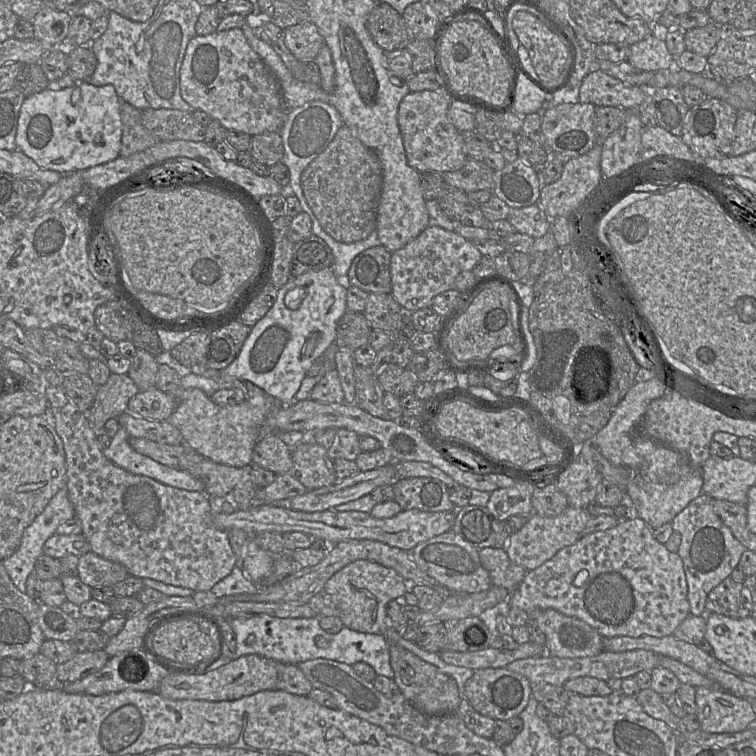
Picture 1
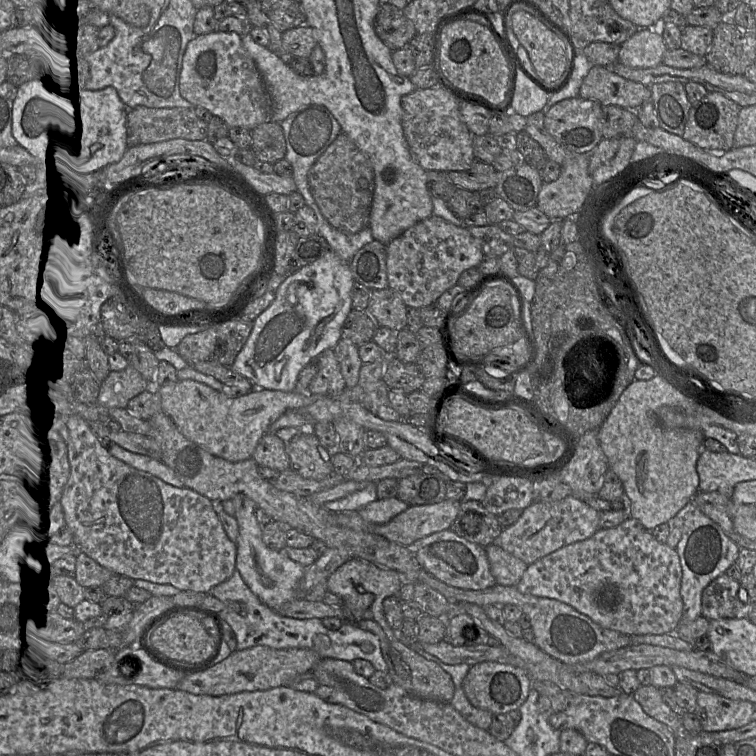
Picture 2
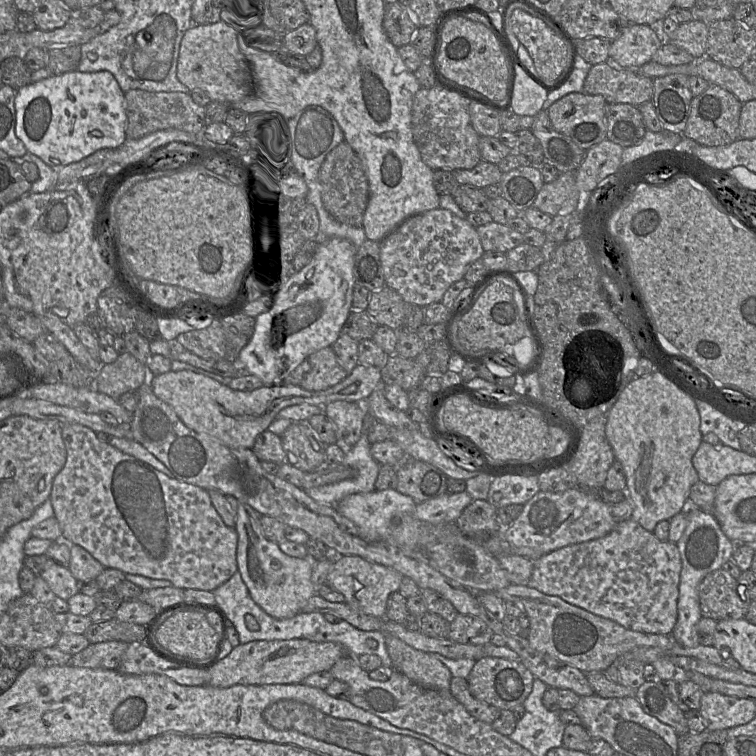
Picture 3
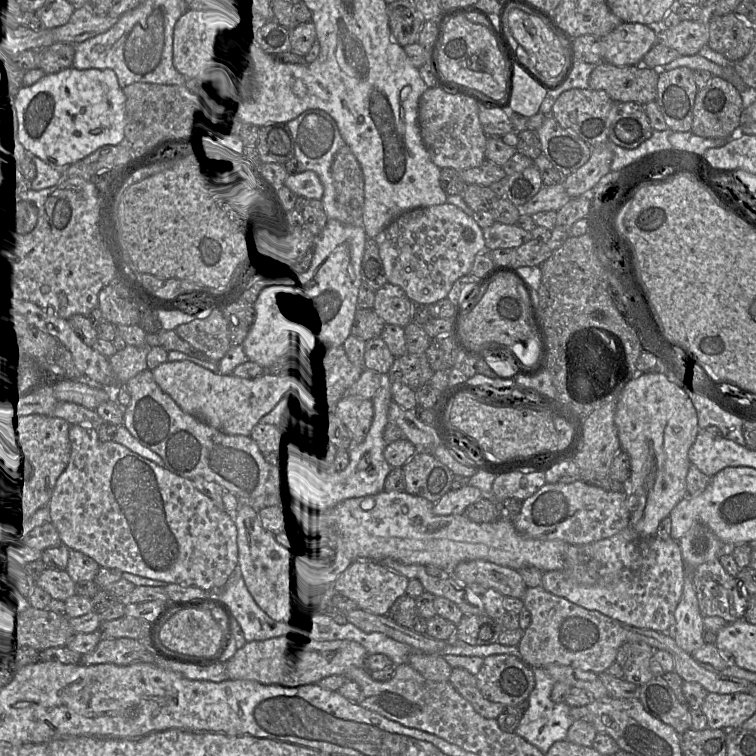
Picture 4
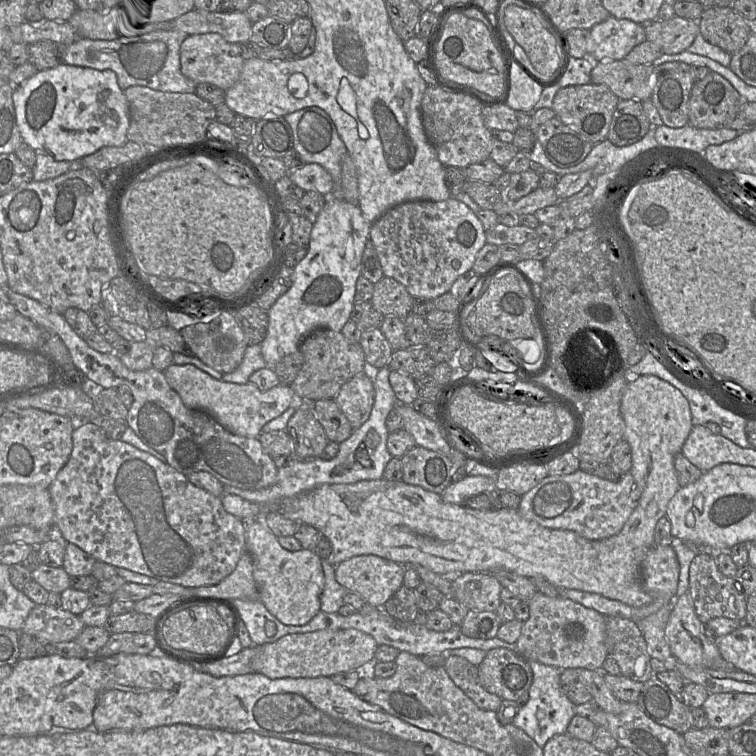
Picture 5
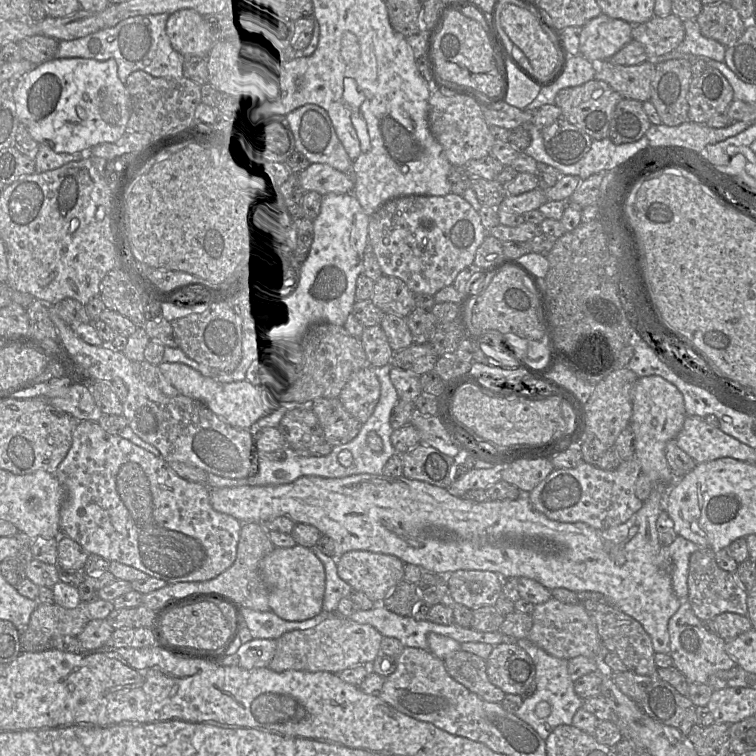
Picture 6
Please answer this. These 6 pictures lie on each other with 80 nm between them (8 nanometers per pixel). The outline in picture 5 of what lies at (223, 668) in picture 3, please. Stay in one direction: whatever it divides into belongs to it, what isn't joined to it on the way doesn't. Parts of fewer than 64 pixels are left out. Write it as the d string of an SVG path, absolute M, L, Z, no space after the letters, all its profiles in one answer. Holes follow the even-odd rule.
M354 628L287 634L275 642L256 646L251 670L272 679L331 677L352 670L366 671L374 662L377 648L371 635Z

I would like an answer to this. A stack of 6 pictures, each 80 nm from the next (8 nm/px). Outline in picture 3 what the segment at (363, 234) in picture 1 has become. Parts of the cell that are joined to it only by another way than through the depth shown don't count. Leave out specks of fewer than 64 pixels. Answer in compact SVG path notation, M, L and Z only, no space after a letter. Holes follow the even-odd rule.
M345 140L339 142L326 155L318 177L321 199L326 211L338 222L361 227L369 197L368 177L363 162Z

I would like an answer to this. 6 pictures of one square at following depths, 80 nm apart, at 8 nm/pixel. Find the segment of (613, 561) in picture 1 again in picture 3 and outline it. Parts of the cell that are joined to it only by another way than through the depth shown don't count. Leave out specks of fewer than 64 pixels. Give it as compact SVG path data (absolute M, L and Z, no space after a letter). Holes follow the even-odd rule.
M627 519L604 537L571 544L533 560L527 586L559 596L627 629L671 635L678 616L681 567L676 543L661 541L653 531Z

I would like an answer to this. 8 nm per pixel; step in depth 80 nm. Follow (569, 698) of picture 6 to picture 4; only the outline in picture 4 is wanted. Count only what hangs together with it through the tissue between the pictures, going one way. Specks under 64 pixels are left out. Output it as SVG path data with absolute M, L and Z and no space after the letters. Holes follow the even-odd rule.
M532 667L535 685L531 691L527 703L528 707L514 733L537 747L544 755L549 748L558 741L566 739L567 731L574 721L570 716L570 706L565 702L555 703L550 694L555 681L546 673L543 667Z

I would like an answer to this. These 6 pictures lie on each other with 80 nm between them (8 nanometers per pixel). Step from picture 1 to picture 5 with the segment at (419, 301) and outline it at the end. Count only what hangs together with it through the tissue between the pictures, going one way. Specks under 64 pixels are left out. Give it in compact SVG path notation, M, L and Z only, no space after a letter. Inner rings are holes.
M454 197L399 204L371 224L369 239L375 247L384 276L400 282L414 298L425 299L435 299L448 292L458 277L472 270L478 251L487 243L486 230L477 215Z

